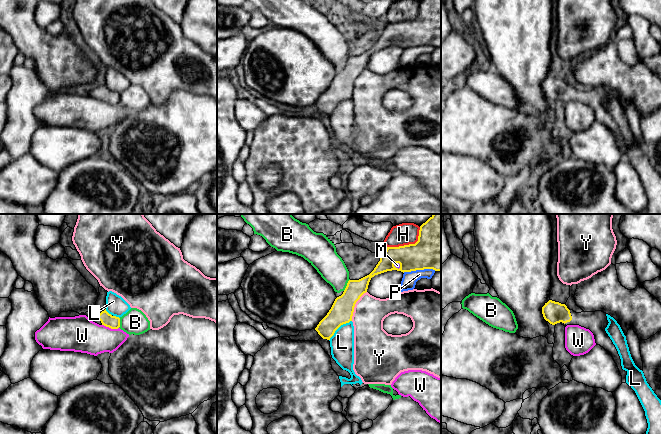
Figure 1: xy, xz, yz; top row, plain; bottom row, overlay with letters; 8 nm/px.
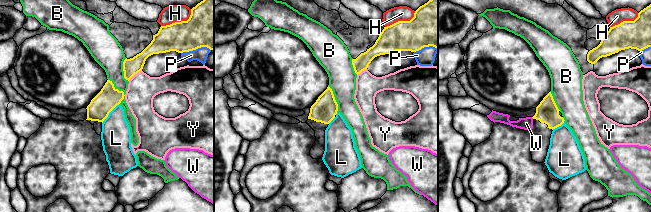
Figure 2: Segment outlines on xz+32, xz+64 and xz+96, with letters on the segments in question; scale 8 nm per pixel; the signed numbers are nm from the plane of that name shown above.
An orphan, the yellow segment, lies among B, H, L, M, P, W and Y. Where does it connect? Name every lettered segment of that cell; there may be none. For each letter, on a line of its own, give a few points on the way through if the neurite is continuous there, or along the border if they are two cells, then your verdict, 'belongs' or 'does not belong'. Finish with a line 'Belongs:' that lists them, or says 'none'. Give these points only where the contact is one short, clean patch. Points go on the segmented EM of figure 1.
B: does not belong
H: does not belong
L: does not belong
M: does not belong
P: does not belong
W: border xy (102, 324), (111, 328), (118, 328); does not belong
Y: does not belong
Belongs: none

